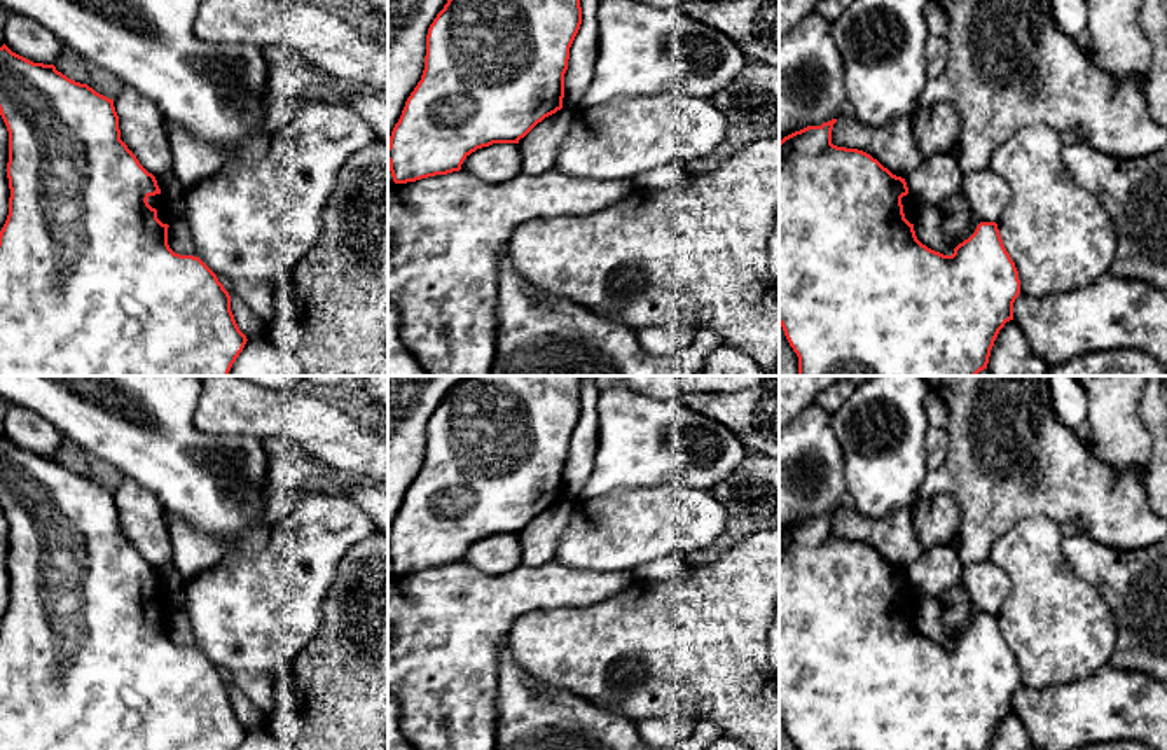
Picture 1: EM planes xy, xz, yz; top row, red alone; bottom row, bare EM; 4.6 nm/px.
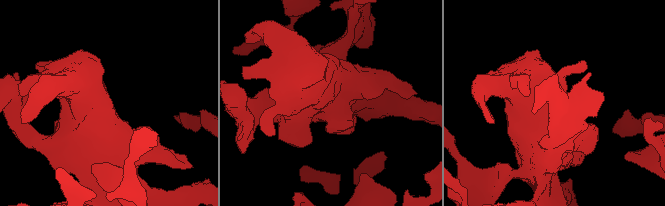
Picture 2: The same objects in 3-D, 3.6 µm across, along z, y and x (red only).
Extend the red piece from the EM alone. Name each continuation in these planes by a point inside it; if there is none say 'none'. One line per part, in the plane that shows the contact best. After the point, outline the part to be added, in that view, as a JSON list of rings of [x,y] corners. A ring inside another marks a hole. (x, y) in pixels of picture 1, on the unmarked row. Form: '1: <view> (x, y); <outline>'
1: xy (159, 593); [[[164,586],[148,587],[148,596],[157,601],[157,610],[168,615],[168,605],[171,593]]]

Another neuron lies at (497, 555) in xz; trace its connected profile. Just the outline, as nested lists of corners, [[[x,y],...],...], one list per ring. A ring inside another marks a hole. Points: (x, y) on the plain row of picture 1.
[[[493,535],[477,540],[461,556],[461,561],[487,575],[501,575],[521,566],[517,535]]]

